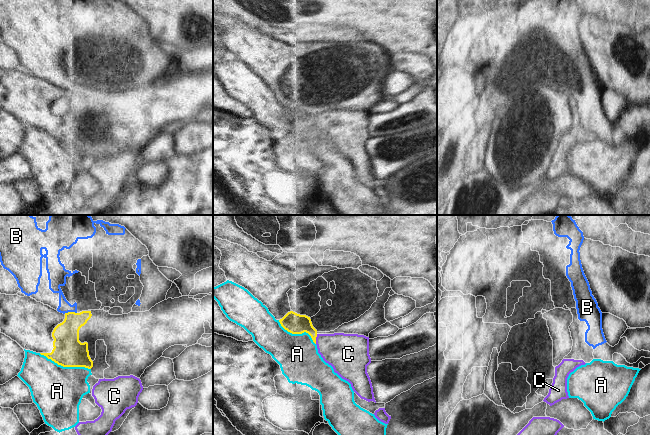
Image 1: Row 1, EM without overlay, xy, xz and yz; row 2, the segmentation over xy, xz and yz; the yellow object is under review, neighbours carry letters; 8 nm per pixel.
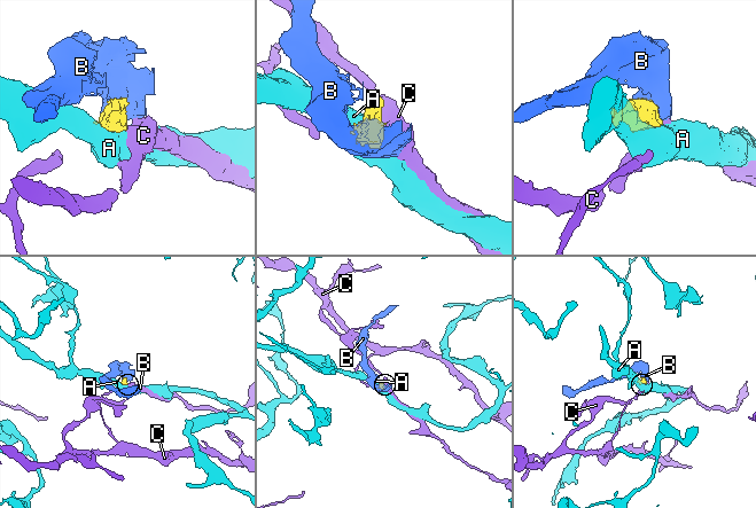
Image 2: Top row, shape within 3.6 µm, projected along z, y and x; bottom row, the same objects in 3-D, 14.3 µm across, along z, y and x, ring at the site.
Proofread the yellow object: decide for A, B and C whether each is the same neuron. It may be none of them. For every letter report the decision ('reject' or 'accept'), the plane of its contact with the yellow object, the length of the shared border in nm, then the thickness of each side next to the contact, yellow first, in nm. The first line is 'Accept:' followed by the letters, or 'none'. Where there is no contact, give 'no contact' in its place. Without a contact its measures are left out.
Accept: none
A: reject | xy | 440 nm | 240/400 nm
B: reject | xy | 100 nm | 220/100 nm
C: reject | xz | 80 nm | 160/300 nm

